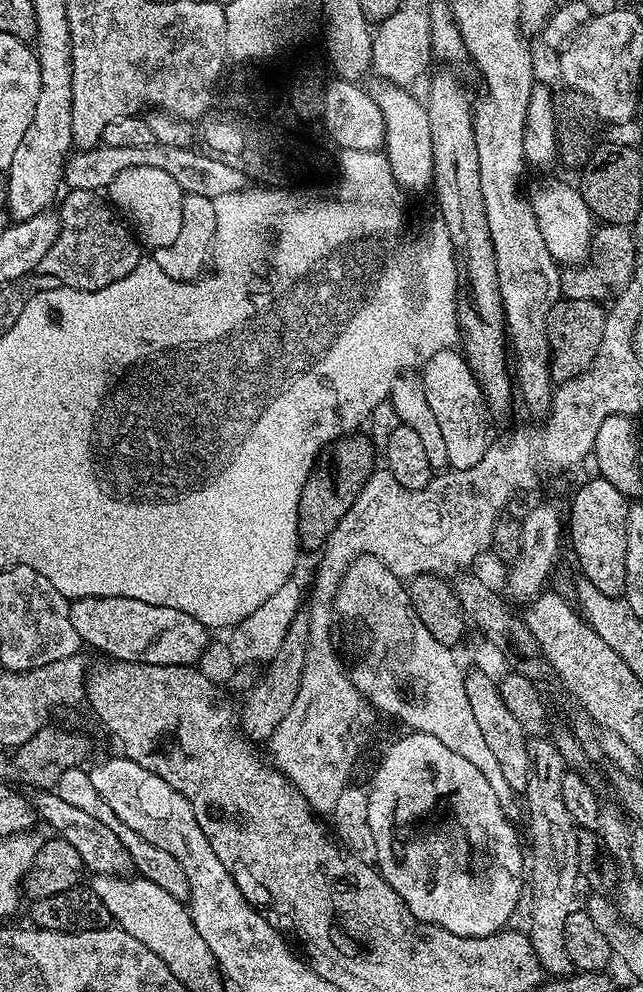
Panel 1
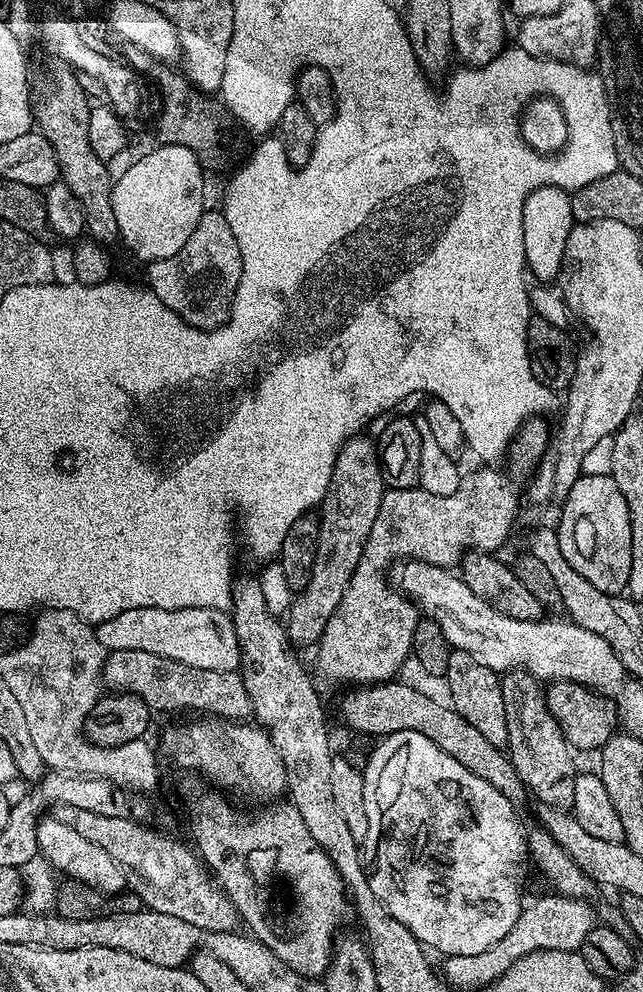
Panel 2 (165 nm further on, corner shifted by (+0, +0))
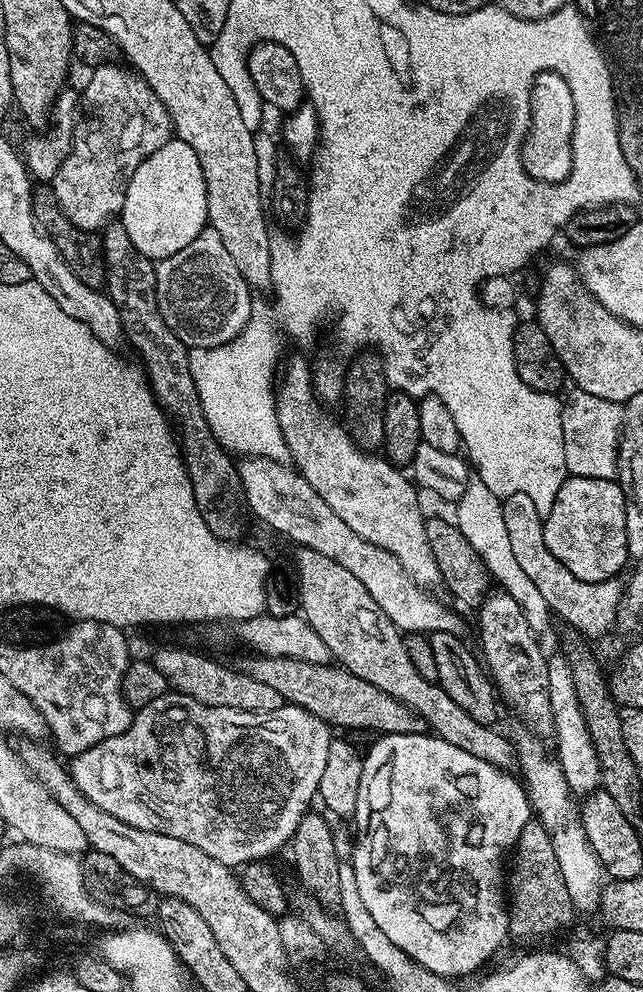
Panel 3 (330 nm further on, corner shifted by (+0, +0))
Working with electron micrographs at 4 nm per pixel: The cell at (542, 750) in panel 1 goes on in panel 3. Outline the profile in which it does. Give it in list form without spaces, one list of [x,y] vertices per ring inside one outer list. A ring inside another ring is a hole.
[[[503,590],[493,591],[478,605],[480,640],[484,643],[482,660],[492,677],[500,698],[520,715],[529,733],[548,738],[555,733],[554,714],[550,708],[549,657],[540,649],[538,634],[530,628],[523,608]]]

